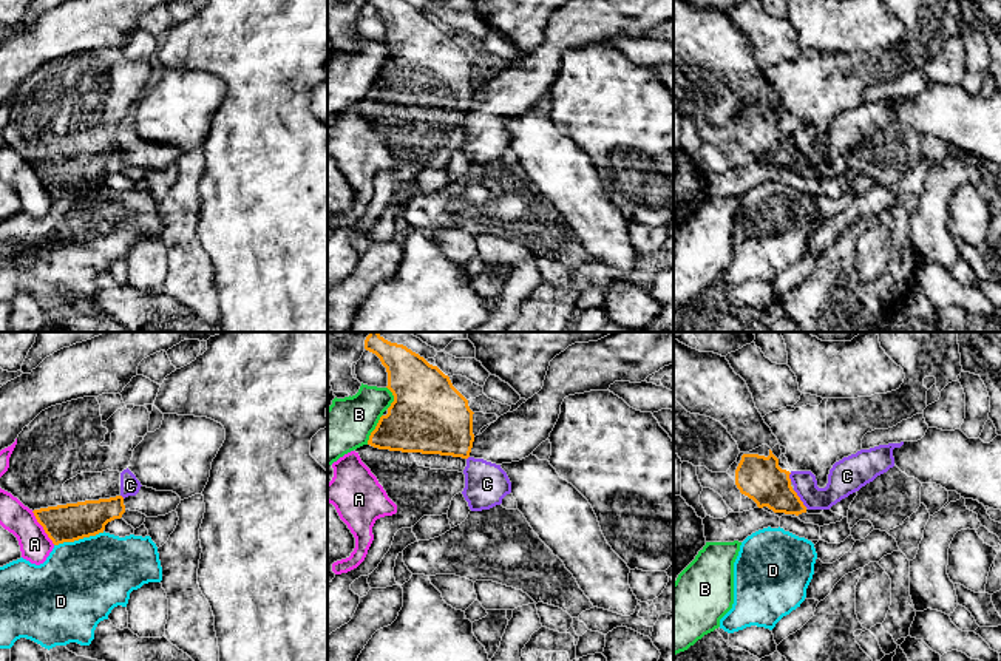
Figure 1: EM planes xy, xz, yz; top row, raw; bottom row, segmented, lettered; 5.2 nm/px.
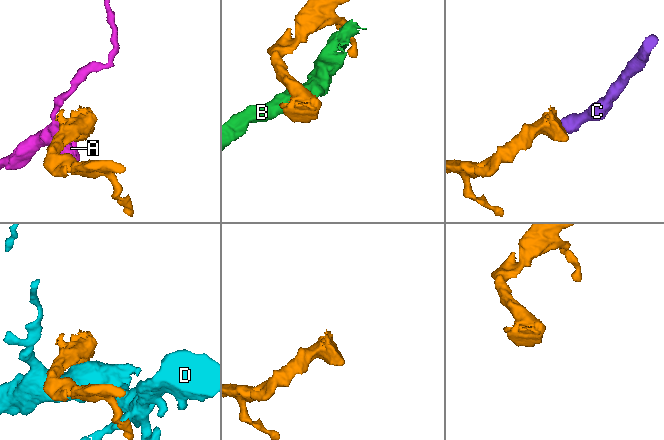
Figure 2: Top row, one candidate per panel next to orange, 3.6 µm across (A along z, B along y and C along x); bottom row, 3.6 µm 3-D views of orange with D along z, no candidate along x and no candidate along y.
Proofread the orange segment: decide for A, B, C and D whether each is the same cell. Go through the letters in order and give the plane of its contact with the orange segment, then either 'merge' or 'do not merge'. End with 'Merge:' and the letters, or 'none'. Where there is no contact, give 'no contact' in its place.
A: contact in xy; do not merge
B: contact in xz; do not merge
C: contact in yz; do not merge
D: contact in xy; do not merge
Merge: none

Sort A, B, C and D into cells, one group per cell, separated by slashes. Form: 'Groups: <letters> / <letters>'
Groups: A / B / C / D

